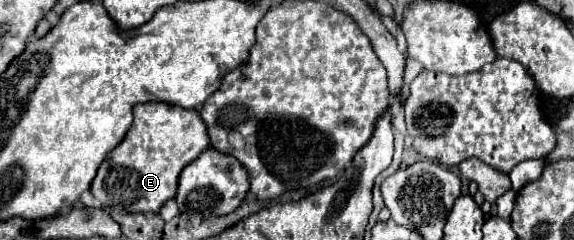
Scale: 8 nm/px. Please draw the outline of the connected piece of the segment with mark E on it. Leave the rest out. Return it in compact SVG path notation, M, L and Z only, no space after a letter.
M145 102L137 104L133 108L135 120L129 128L127 136L121 144L117 144L105 158L105 162L99 166L93 182L91 192L101 206L121 208L127 212L159 212L159 208L169 200L175 198L177 186L179 186L179 174L181 170L193 162L205 148L209 148L209 132L205 130L205 124L201 122L201 114L197 110L185 110L181 106L165 104L165 102Z

